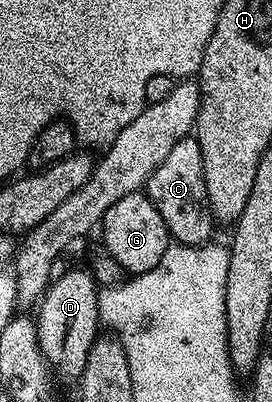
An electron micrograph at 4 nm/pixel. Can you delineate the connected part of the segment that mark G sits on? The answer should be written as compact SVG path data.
M137 193L122 197L122 201L114 201L110 209L106 209L102 232L102 245L124 267L125 272L141 275L152 271L158 261L162 261L162 253L170 245L170 236L166 229L166 221L162 221L162 213L148 198L147 194Z

